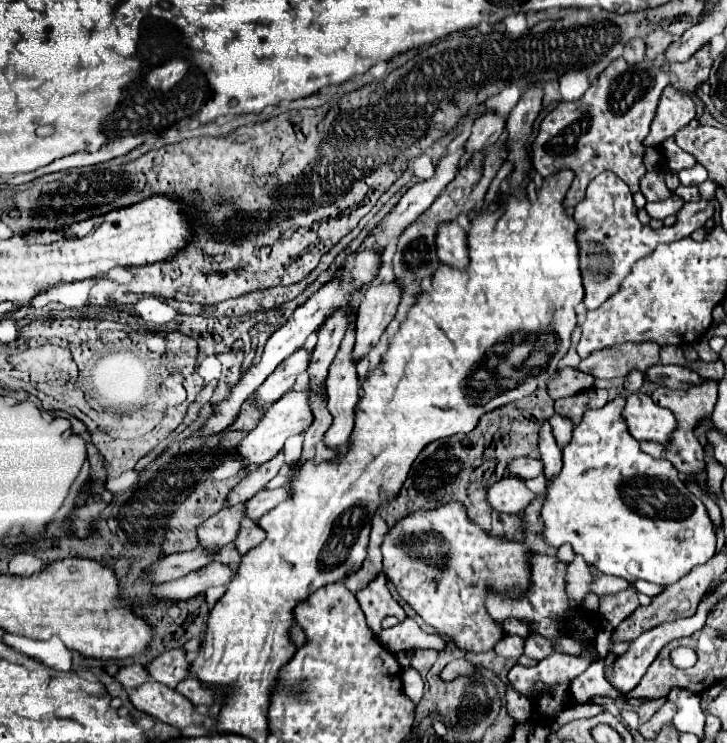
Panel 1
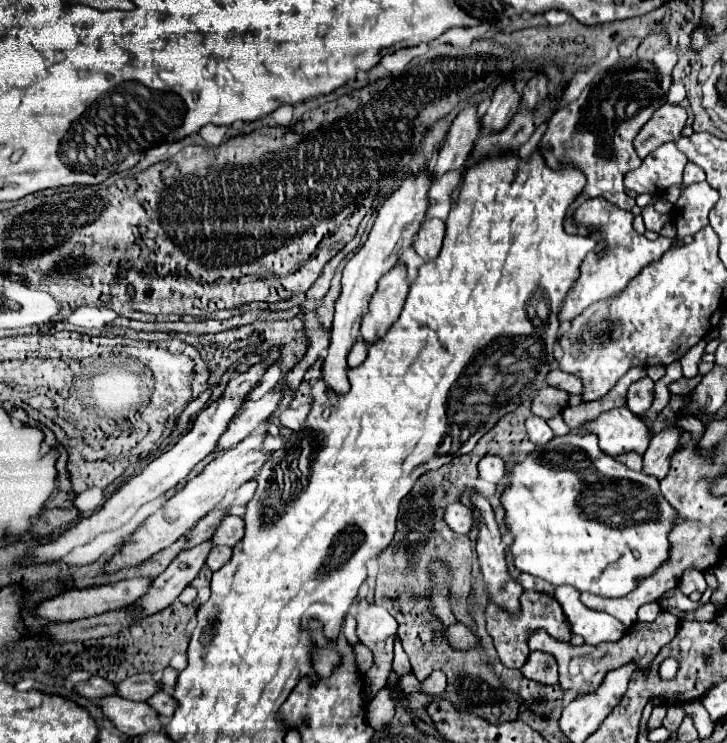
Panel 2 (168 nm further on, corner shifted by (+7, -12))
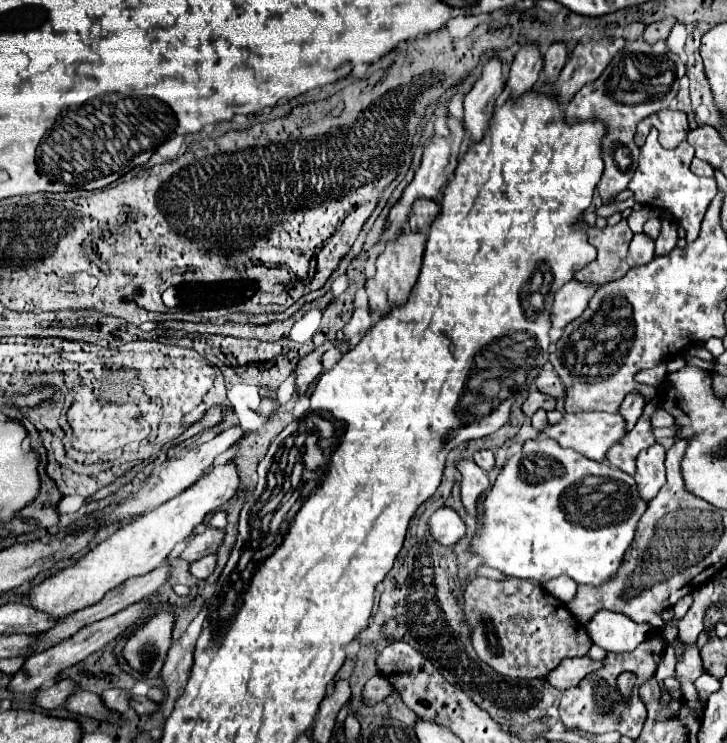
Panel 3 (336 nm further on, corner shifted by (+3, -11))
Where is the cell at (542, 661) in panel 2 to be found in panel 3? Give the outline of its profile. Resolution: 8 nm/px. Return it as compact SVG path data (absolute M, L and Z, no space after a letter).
M574 657L574 659L564 659L564 663L560 663L558 667L554 667L550 671L550 675L546 675L544 679L556 687L556 689L568 689L574 687L576 681L582 679L582 675L588 675L592 671L596 671L596 667L600 665L600 661L592 661L590 657Z

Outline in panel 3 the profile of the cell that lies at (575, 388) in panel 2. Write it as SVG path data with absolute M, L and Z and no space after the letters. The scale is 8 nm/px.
M544 369L538 377L536 377L536 387L556 399L564 397L566 395L566 387L562 383L562 379L556 375L554 369Z

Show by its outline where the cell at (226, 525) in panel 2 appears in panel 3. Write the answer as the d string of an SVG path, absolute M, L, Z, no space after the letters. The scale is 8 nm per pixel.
M208 527L204 533L196 535L196 537L184 547L184 551L180 553L180 557L182 557L184 561L190 561L190 563L192 563L192 561L198 561L200 557L206 557L206 555L210 555L210 553L216 553L218 547L220 547L220 543L224 541L222 537L224 537L224 531L222 531L222 529Z

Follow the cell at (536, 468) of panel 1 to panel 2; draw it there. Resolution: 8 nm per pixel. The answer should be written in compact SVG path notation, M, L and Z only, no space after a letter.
M486 454L480 464L478 464L478 472L480 472L480 478L486 480L486 482L492 482L492 484L498 484L500 478L506 476L506 468L504 468L504 460L500 456L494 456L494 454Z

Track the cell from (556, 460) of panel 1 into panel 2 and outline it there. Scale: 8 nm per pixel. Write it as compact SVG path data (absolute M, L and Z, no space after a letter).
M530 416L530 418L526 420L526 430L528 430L530 440L532 440L534 444L538 444L538 446L540 446L540 444L548 444L548 442L554 438L550 426L548 426L546 420L540 418L540 416Z

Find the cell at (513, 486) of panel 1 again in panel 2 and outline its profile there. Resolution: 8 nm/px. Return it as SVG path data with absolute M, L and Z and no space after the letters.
M452 502L452 504L448 504L448 508L444 508L444 522L448 524L448 528L452 528L452 532L466 536L470 532L470 528L474 526L472 508L468 508L460 502Z

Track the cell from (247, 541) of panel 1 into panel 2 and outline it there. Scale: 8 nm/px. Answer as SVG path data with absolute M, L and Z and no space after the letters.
M218 546L218 548L212 548L208 558L206 558L206 568L210 568L212 572L216 572L218 568L222 568L232 556L232 548L228 546Z

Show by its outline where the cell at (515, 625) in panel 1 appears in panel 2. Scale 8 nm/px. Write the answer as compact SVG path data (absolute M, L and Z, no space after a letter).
M662 610L658 614L656 622L652 622L652 624L644 624L644 622L632 624L630 630L626 632L624 640L618 640L618 642L604 642L604 644L598 644L598 646L588 646L588 644L572 646L572 644L566 644L566 642L550 638L544 630L538 630L538 632L530 634L528 646L532 650L540 650L540 652L552 654L556 658L558 666L560 666L560 682L558 682L560 688L564 692L576 690L576 696L580 696L580 694L594 692L598 688L598 684L602 684L604 676L610 670L616 670L616 668L620 668L624 664L634 662L638 670L648 672L652 660L656 658L656 654L660 652L660 648L672 640L672 636L676 634L676 630L678 630L678 620L672 614L668 614L668 612Z

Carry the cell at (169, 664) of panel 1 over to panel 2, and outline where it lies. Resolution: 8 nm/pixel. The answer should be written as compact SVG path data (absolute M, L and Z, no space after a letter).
M152 674L130 676L130 678L122 680L120 684L116 684L116 694L118 696L122 696L126 700L136 700L136 702L148 700L158 690L160 690L160 684L156 682L156 678Z

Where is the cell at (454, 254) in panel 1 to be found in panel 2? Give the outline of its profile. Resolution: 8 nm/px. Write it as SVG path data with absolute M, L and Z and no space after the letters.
M426 218L420 226L420 232L416 234L414 244L412 244L416 254L420 258L424 258L426 262L434 260L434 256L438 256L438 252L442 248L444 232L446 232L446 226L440 218Z

